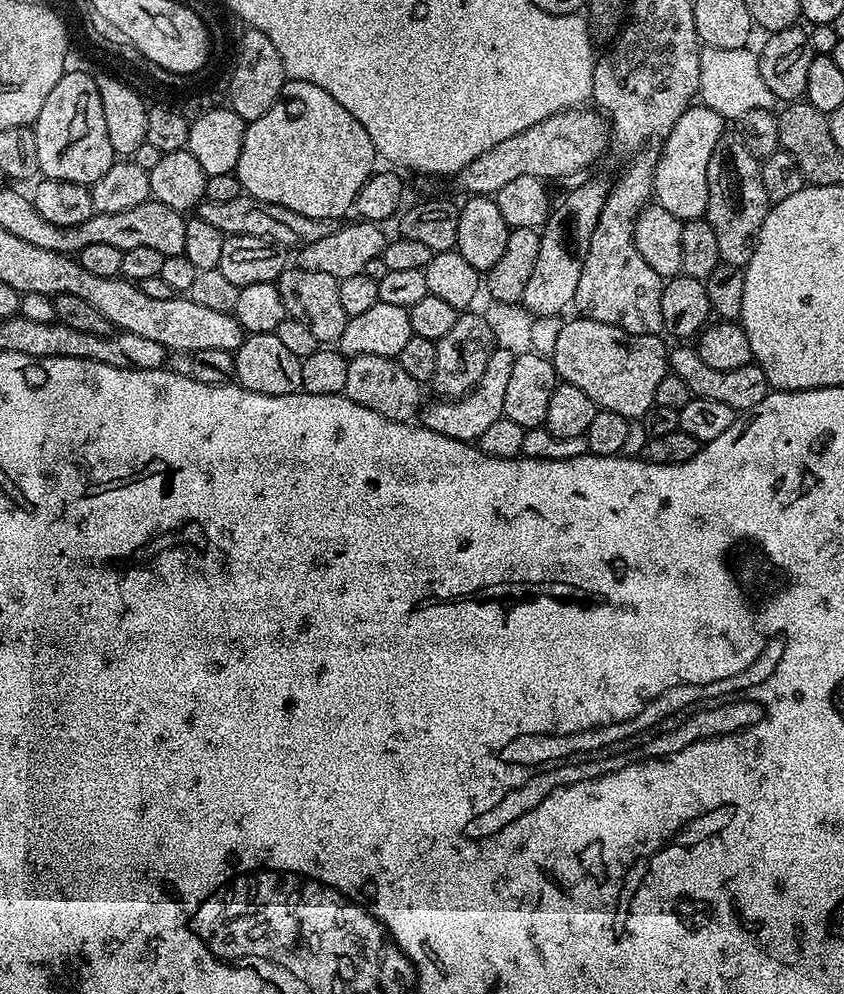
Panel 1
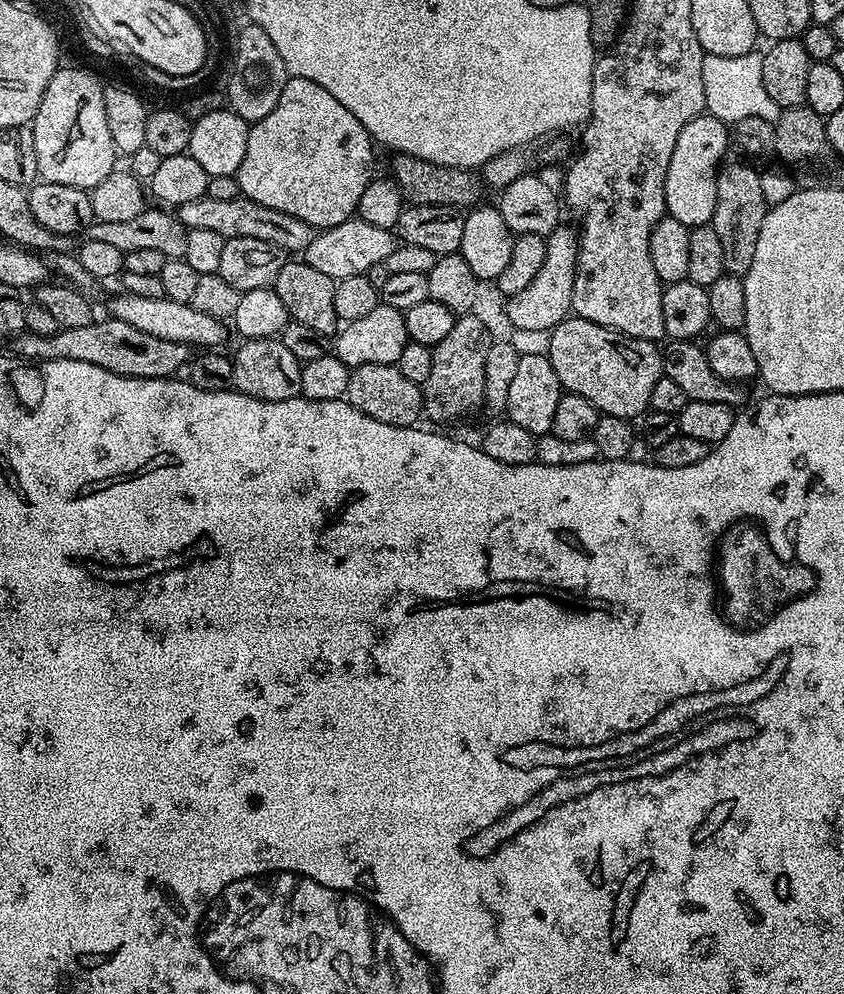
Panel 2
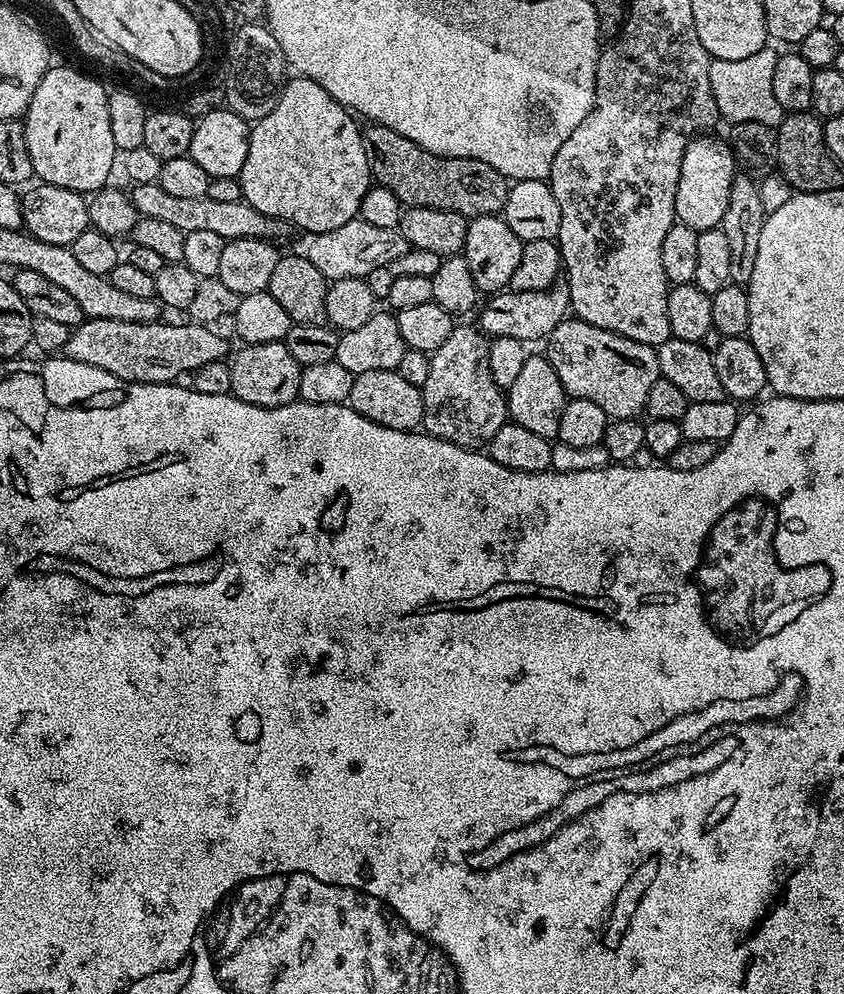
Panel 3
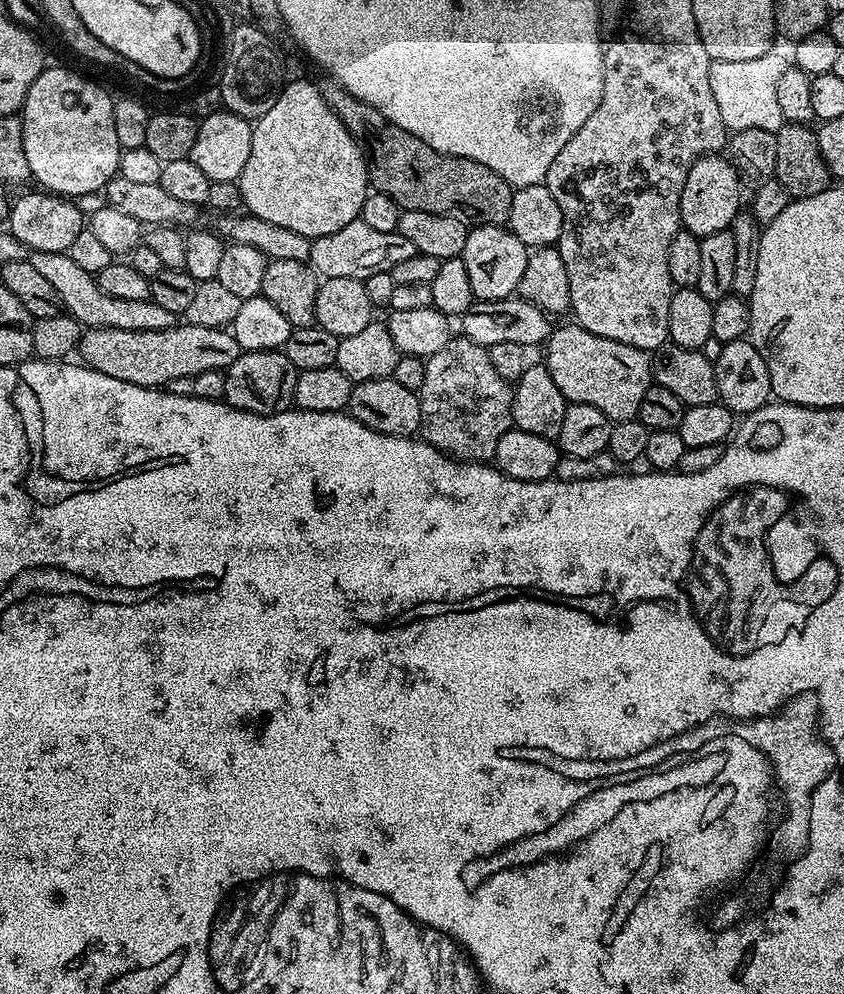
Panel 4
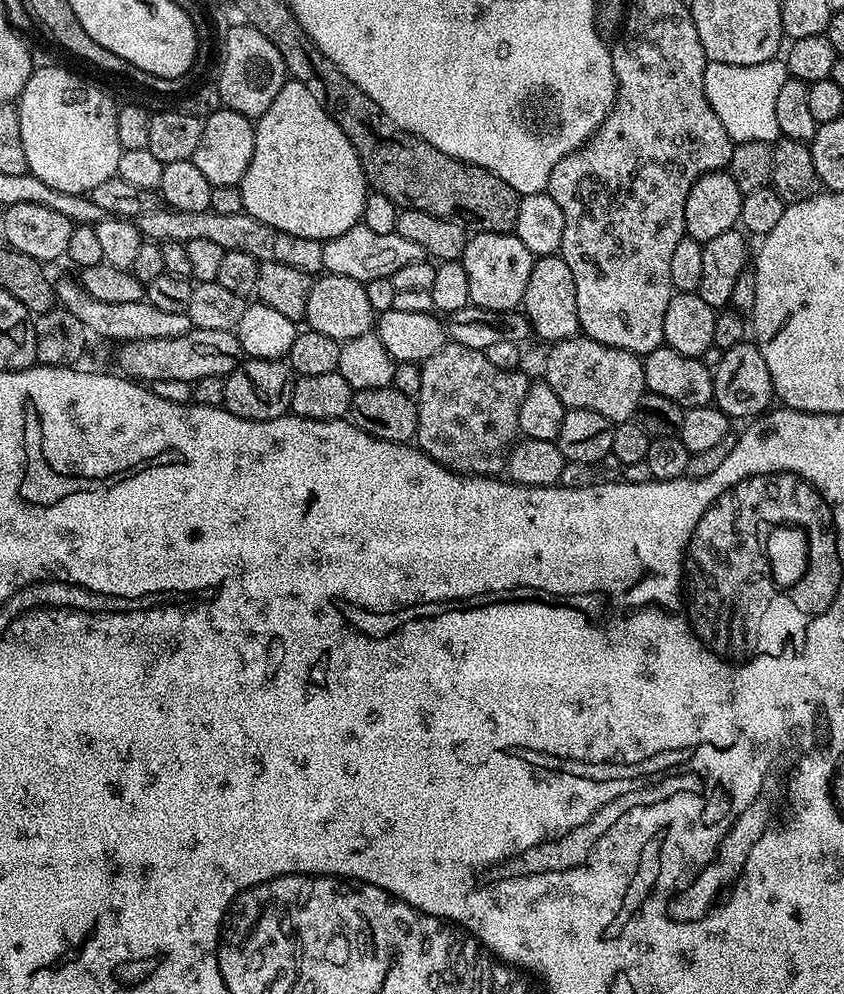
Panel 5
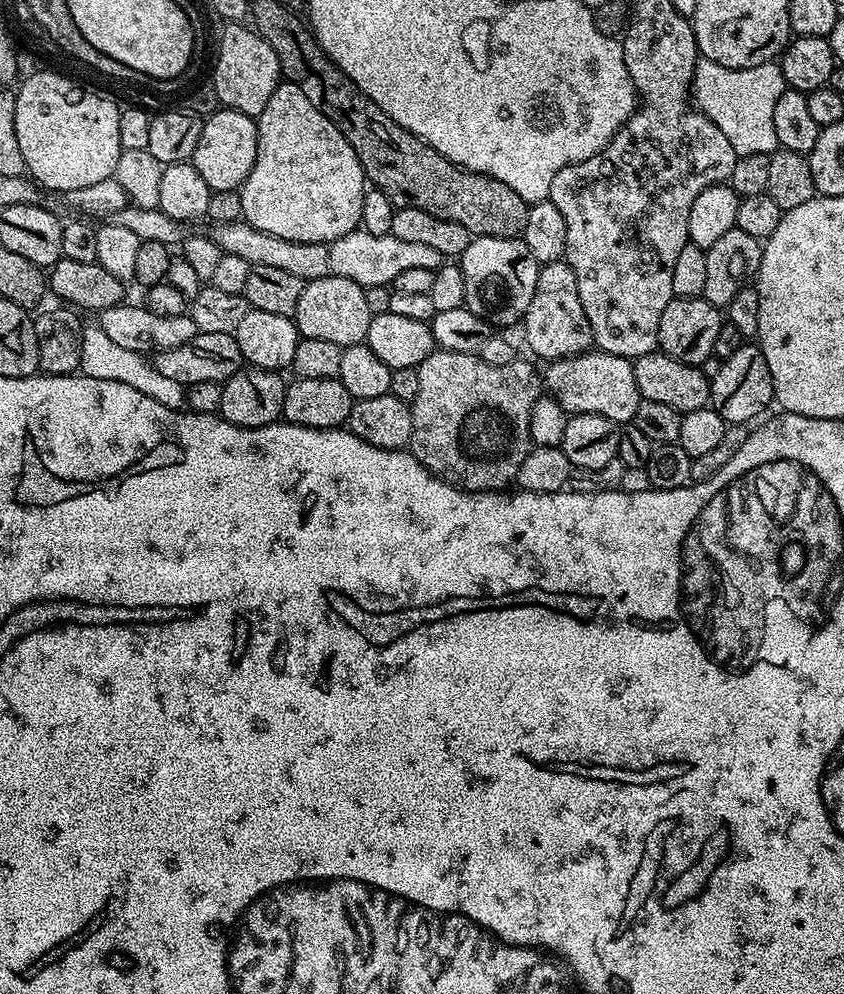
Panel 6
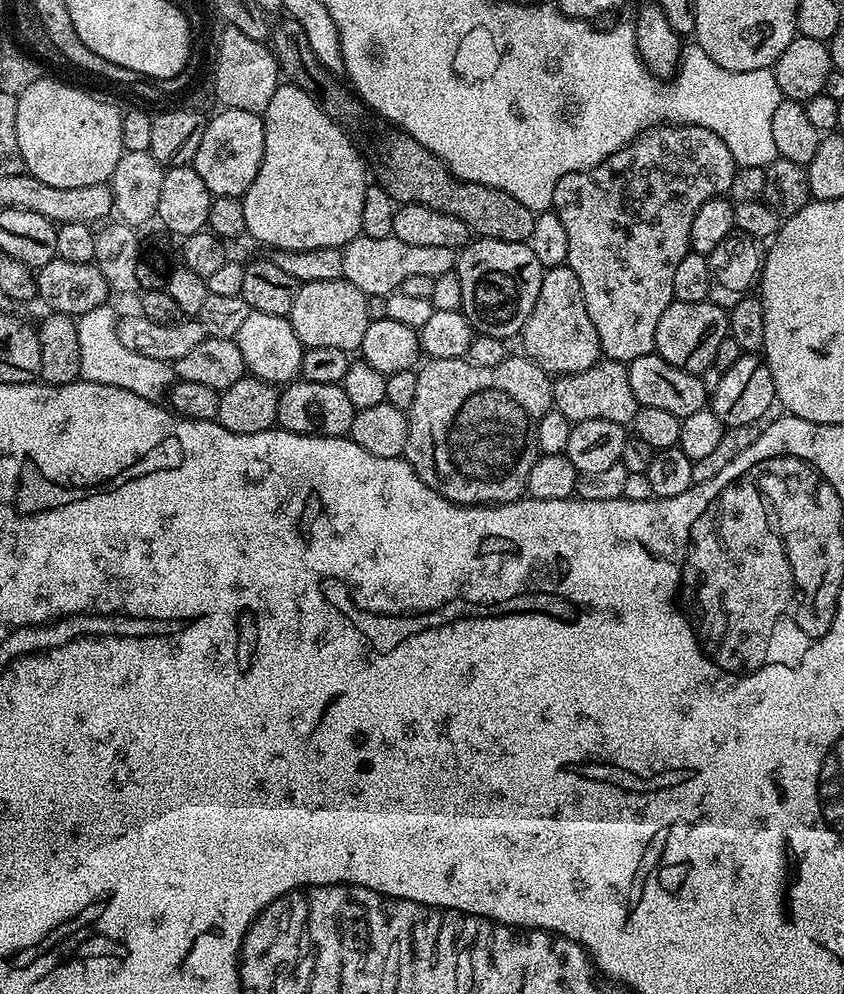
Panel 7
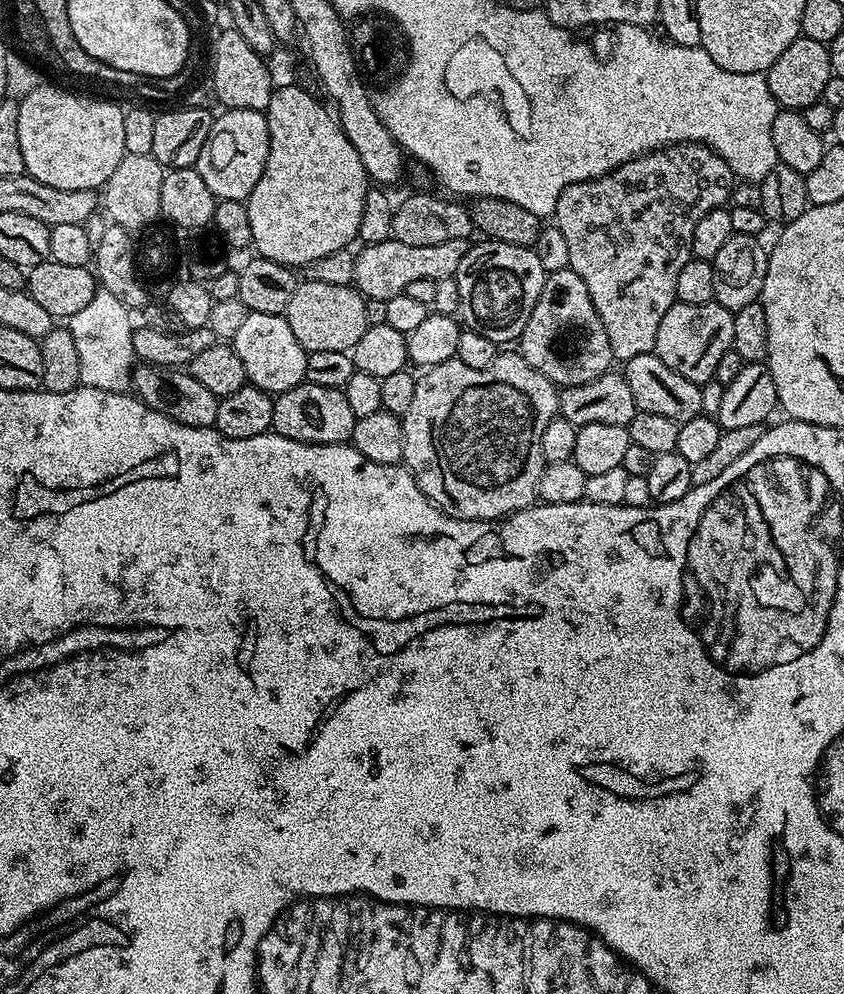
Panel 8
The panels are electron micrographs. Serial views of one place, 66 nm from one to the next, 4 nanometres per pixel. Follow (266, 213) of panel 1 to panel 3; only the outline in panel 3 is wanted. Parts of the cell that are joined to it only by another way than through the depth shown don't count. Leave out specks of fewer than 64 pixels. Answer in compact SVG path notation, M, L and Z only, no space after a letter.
M132 184L130 195L137 212L143 218L159 218L162 222L170 222L170 226L178 226L178 230L193 232L194 230L210 230L213 234L222 234L225 242L238 238L254 238L280 242L290 226L284 220L270 218L262 214L262 210L254 210L244 199L238 202L218 202L215 198L203 196L202 198L174 198L166 194L162 186L154 184Z

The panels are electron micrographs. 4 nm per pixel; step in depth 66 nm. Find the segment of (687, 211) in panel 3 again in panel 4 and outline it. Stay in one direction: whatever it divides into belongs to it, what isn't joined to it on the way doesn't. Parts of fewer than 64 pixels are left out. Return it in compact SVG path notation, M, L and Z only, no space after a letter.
M720 154L697 158L690 166L690 174L686 174L686 186L682 186L680 222L683 231L701 238L729 231L732 219L742 210L740 184L742 177L730 159Z

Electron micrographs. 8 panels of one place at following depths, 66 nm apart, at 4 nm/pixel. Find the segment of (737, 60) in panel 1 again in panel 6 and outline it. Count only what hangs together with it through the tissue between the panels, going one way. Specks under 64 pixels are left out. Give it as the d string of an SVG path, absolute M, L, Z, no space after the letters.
M700 58L696 62L696 77L692 79L691 99L695 107L712 119L714 126L730 138L730 146L734 146L737 157L768 156L778 147L774 134L774 105L782 98L785 87L779 63L727 68Z

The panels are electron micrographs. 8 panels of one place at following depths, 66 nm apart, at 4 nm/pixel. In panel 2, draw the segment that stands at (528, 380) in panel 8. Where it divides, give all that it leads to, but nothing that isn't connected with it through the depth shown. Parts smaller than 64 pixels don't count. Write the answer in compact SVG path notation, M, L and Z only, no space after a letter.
M479 315L461 316L454 322L450 334L442 338L432 349L434 363L430 378L422 385L424 394L424 416L436 424L448 424L468 416L476 407L484 404L486 386L486 362L494 339L480 321Z

